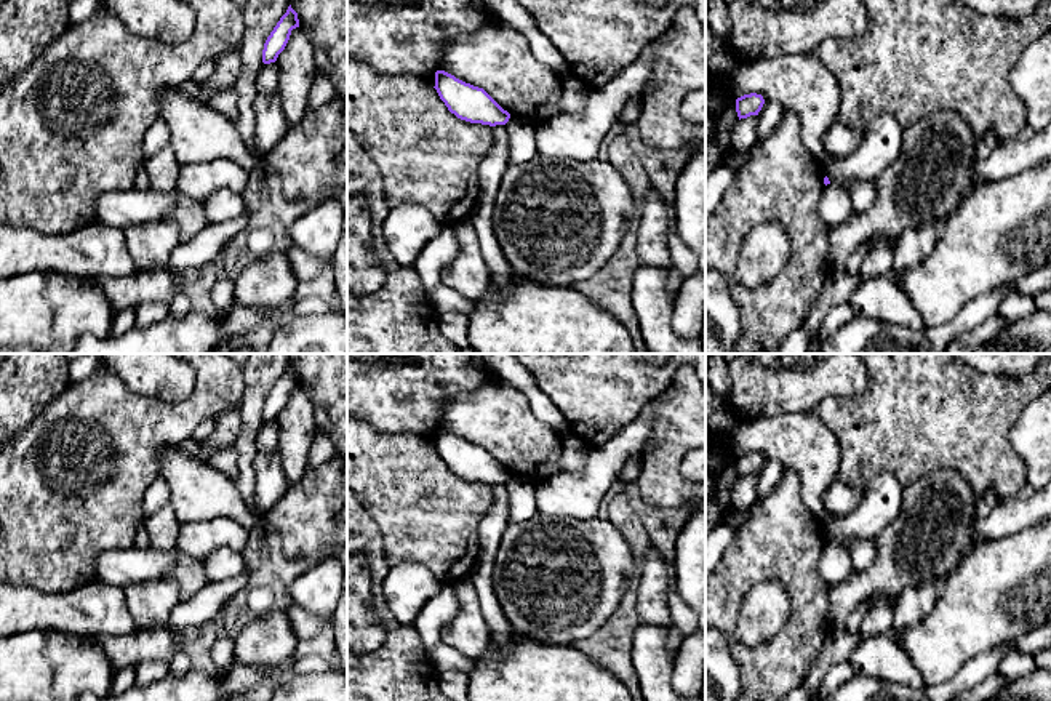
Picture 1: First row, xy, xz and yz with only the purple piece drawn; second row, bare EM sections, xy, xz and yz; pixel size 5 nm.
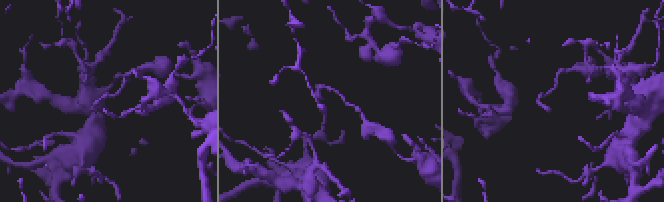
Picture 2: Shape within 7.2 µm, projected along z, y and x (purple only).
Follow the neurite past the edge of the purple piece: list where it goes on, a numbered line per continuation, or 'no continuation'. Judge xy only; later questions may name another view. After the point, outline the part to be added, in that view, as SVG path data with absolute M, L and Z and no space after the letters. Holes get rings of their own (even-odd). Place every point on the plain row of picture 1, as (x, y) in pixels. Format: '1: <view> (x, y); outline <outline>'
no continuation

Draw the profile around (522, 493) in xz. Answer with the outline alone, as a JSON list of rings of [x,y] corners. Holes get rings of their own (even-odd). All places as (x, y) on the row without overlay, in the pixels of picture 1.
[[[510,475],[506,482],[509,491],[509,522],[525,523],[531,520],[536,512],[536,483]]]

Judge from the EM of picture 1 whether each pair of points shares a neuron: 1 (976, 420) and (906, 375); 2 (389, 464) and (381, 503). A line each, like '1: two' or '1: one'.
1: one
2: one

